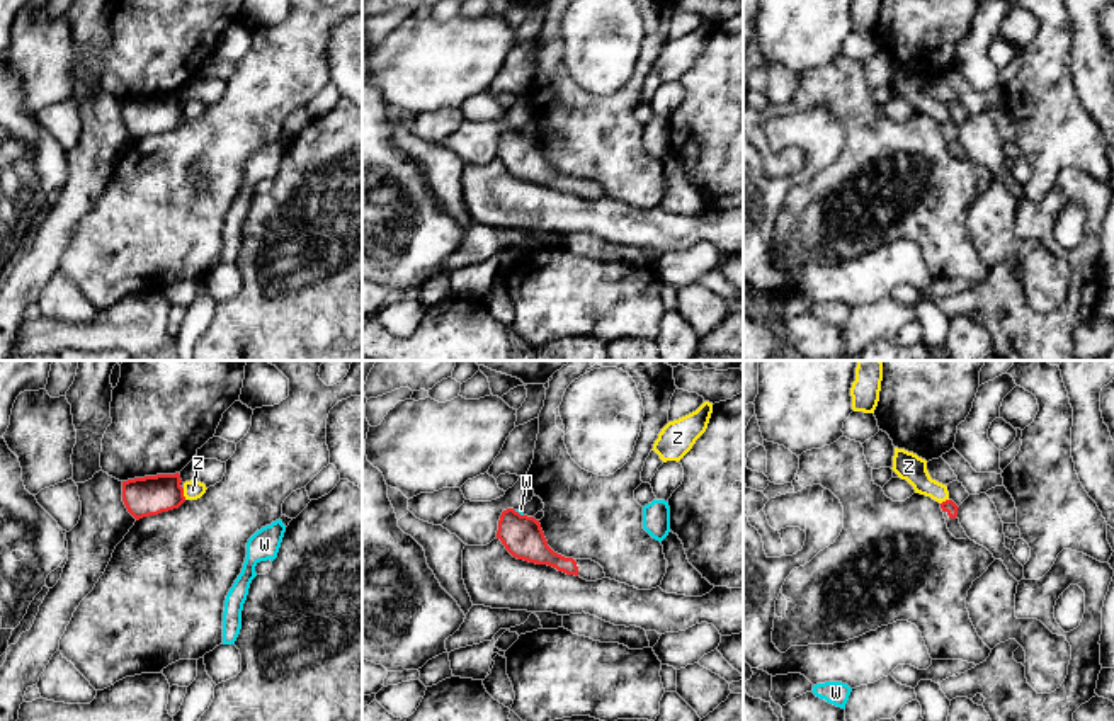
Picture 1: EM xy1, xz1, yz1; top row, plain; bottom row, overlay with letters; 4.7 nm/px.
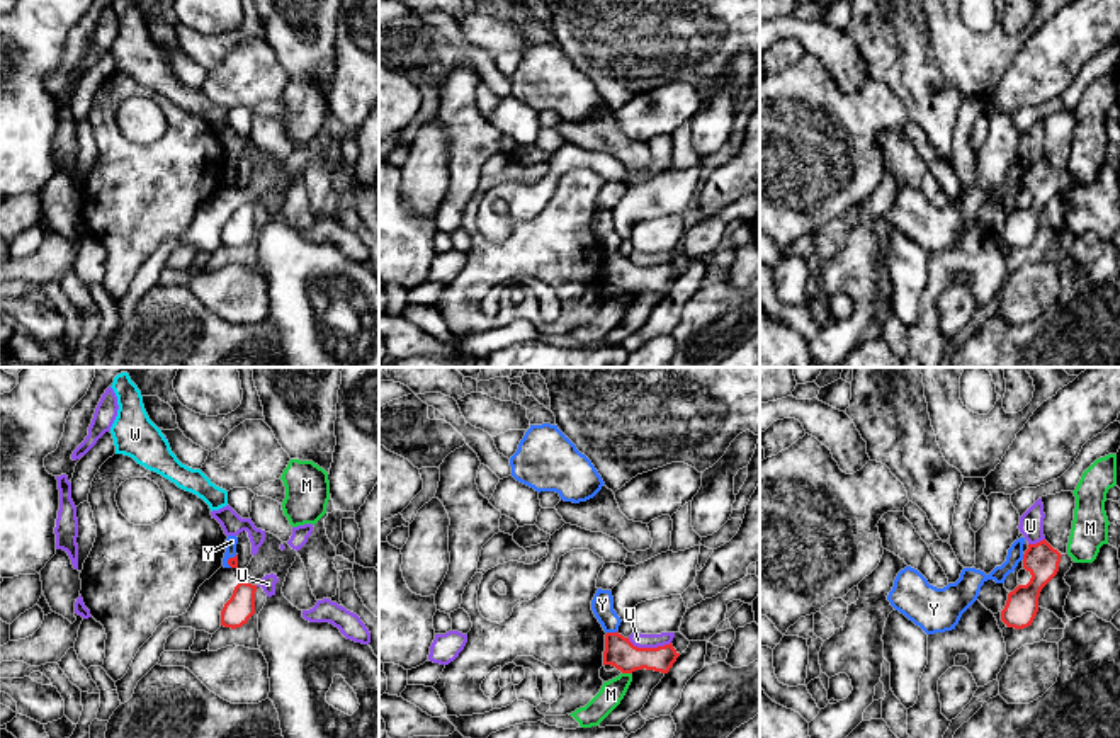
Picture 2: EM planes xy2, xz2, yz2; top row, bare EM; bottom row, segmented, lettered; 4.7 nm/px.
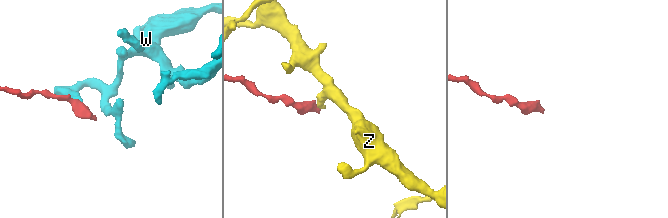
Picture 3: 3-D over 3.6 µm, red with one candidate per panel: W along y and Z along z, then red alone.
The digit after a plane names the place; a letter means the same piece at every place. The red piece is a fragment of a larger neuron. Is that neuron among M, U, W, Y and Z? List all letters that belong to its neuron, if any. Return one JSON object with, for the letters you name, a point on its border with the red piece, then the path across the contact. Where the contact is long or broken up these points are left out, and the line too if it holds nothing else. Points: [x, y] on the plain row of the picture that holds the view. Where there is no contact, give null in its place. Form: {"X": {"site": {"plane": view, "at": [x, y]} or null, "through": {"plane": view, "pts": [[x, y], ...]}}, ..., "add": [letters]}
{"add": []}

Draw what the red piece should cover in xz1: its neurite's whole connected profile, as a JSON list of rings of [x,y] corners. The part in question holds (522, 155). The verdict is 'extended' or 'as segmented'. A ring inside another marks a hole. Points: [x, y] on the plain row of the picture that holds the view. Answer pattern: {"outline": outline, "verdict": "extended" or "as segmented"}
{"outline": [[[514,128],[502,131],[497,158],[517,179],[536,184],[548,184],[566,194],[580,196],[587,201],[605,197],[604,187],[592,179],[573,179],[554,172],[544,156],[539,139],[520,134]]], "verdict": "extended"}

